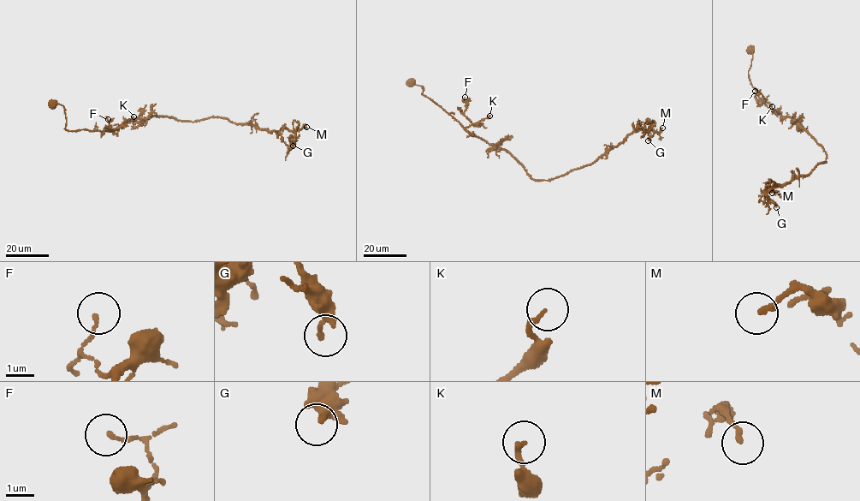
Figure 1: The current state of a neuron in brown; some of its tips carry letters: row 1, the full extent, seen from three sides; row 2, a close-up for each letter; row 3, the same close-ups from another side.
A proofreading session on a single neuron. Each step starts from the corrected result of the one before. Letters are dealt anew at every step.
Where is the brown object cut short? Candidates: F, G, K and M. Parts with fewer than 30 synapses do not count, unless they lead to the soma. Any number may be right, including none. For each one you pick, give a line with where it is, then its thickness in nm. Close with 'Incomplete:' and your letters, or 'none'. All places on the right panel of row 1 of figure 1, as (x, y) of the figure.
Incomplete: none

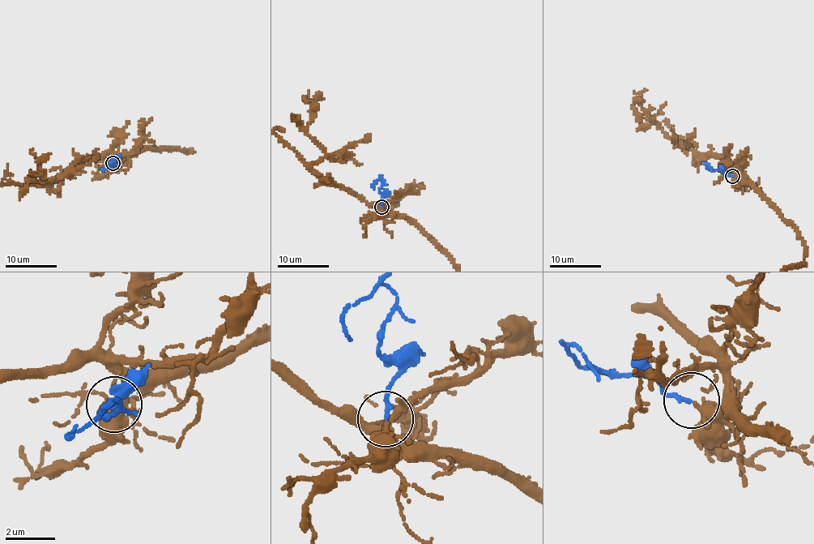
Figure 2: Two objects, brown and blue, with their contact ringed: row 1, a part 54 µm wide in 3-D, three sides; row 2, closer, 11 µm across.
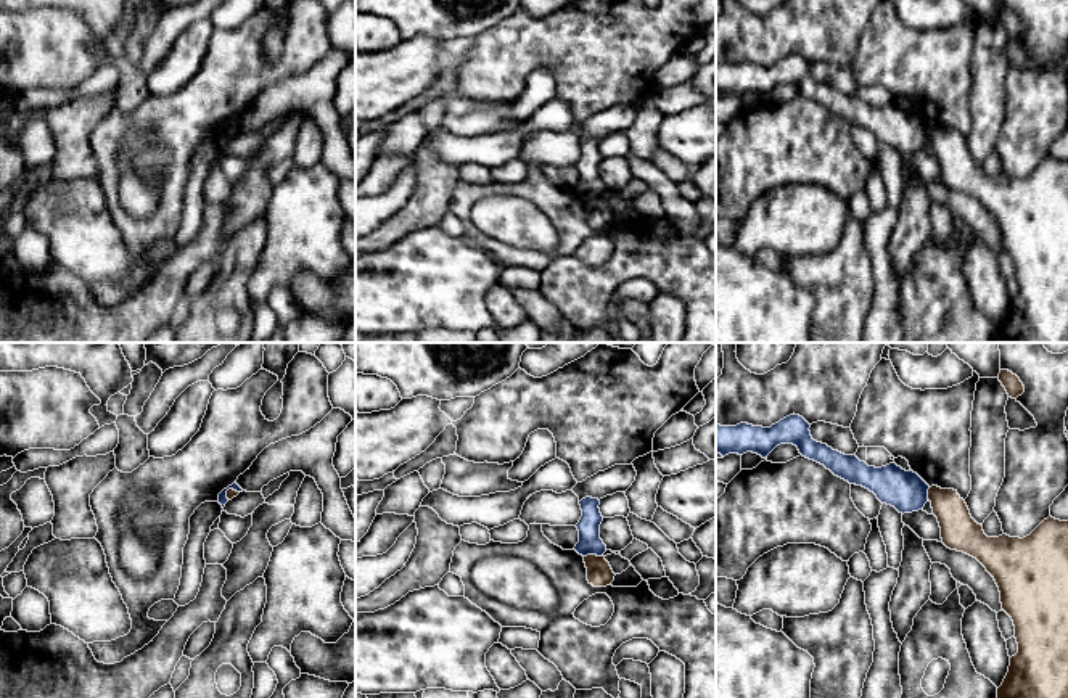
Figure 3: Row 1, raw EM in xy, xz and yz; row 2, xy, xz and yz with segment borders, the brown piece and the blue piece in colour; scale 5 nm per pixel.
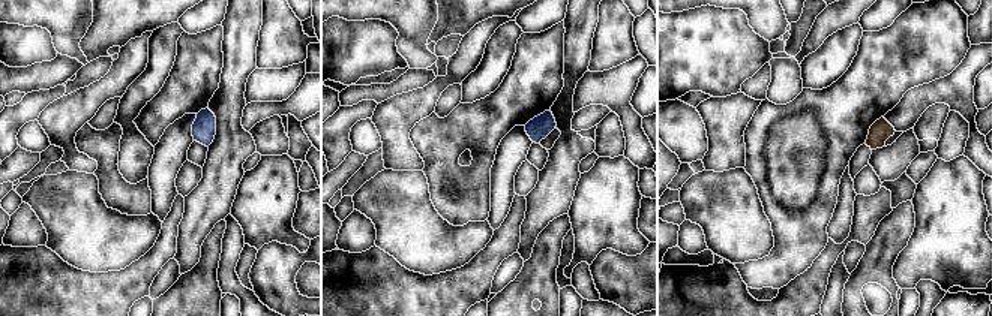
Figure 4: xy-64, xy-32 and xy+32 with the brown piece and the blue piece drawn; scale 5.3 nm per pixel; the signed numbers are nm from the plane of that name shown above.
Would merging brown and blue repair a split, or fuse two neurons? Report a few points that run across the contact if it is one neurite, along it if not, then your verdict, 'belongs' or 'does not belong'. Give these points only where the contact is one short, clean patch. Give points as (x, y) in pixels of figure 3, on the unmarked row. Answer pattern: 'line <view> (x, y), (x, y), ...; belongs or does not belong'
line xz (602, 195), (584, 197); does not belong

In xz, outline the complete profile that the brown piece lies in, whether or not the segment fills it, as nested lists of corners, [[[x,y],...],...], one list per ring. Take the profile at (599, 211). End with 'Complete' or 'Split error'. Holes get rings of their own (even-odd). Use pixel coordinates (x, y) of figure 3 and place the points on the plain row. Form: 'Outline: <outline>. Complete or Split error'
Outline: [[[587,195],[584,196],[587,207],[587,220],[594,227],[606,227],[614,220],[614,212],[605,196]]]. Complete

